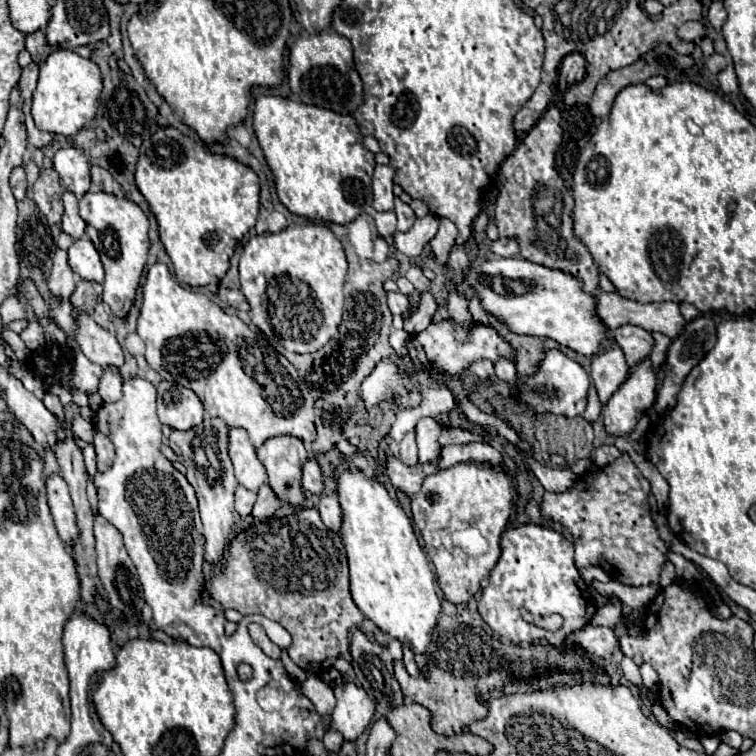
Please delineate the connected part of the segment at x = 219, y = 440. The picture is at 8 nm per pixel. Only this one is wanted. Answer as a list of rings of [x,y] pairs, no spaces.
[[[206,417],[202,423],[202,441],[200,441],[200,427],[192,427],[188,431],[172,431],[170,447],[176,451],[178,459],[186,465],[188,469],[186,477],[198,495],[200,515],[204,523],[204,537],[206,537],[204,559],[216,565],[224,559],[234,533],[234,491],[238,483],[228,457],[228,425],[218,417],[212,419]]]

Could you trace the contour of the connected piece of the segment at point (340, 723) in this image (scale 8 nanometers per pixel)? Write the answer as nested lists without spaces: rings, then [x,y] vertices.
[[[344,683],[334,689],[336,709],[330,719],[330,729],[336,729],[344,735],[344,739],[354,741],[372,721],[374,703],[368,699],[362,687],[352,683]]]

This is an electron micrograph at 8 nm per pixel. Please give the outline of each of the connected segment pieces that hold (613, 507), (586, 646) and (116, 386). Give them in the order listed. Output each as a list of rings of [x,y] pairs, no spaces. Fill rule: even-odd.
[[[628,455],[596,471],[586,471],[564,493],[548,497],[544,493],[542,513],[546,519],[562,523],[576,545],[576,567],[602,567],[612,579],[624,585],[658,583],[660,571],[666,563],[666,545],[660,539],[648,505],[650,483],[642,477]]]
[[[586,625],[584,629],[570,633],[566,641],[584,649],[588,655],[598,655],[604,659],[612,657],[618,645],[618,639],[610,627],[594,627],[594,625]]]
[[[104,371],[100,385],[98,385],[98,393],[102,395],[104,403],[118,401],[122,397],[122,377],[120,377],[120,373]]]

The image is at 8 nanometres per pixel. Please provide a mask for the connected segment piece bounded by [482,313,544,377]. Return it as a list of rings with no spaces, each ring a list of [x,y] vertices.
[[[484,313],[482,315],[484,323],[490,323],[490,327],[494,327],[508,343],[512,343],[518,351],[516,357],[516,369],[518,369],[518,377],[526,377],[526,375],[534,375],[534,371],[538,369],[538,363],[542,361],[544,355],[544,345],[540,337],[532,337],[532,335],[518,335],[512,333],[504,323],[498,323],[498,319],[494,319],[494,315]]]

